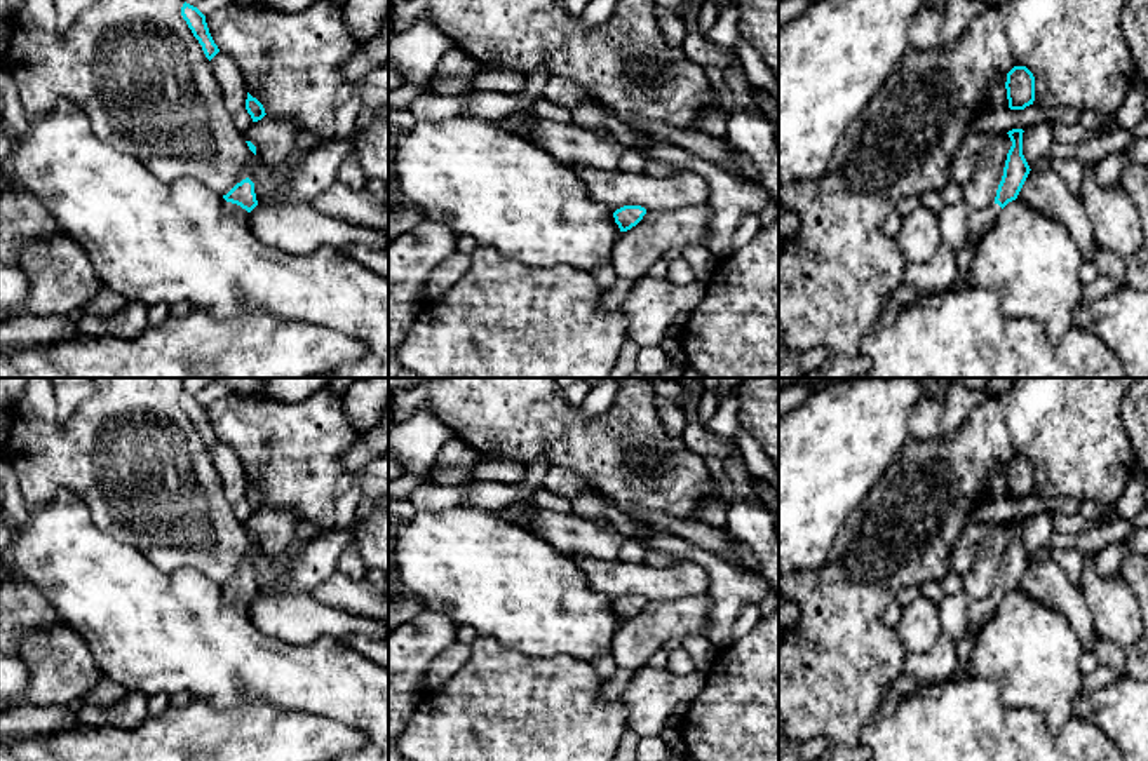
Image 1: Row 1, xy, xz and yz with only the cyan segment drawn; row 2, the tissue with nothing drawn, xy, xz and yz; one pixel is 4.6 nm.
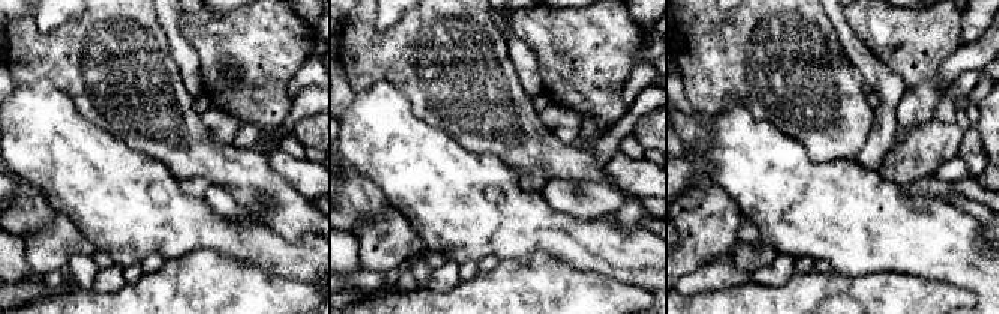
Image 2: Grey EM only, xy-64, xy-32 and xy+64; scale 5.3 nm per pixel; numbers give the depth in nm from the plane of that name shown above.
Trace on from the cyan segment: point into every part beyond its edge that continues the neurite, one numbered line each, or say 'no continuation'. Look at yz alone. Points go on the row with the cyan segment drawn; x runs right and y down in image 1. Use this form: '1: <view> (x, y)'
1: yz (979, 222)

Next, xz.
no continuation

